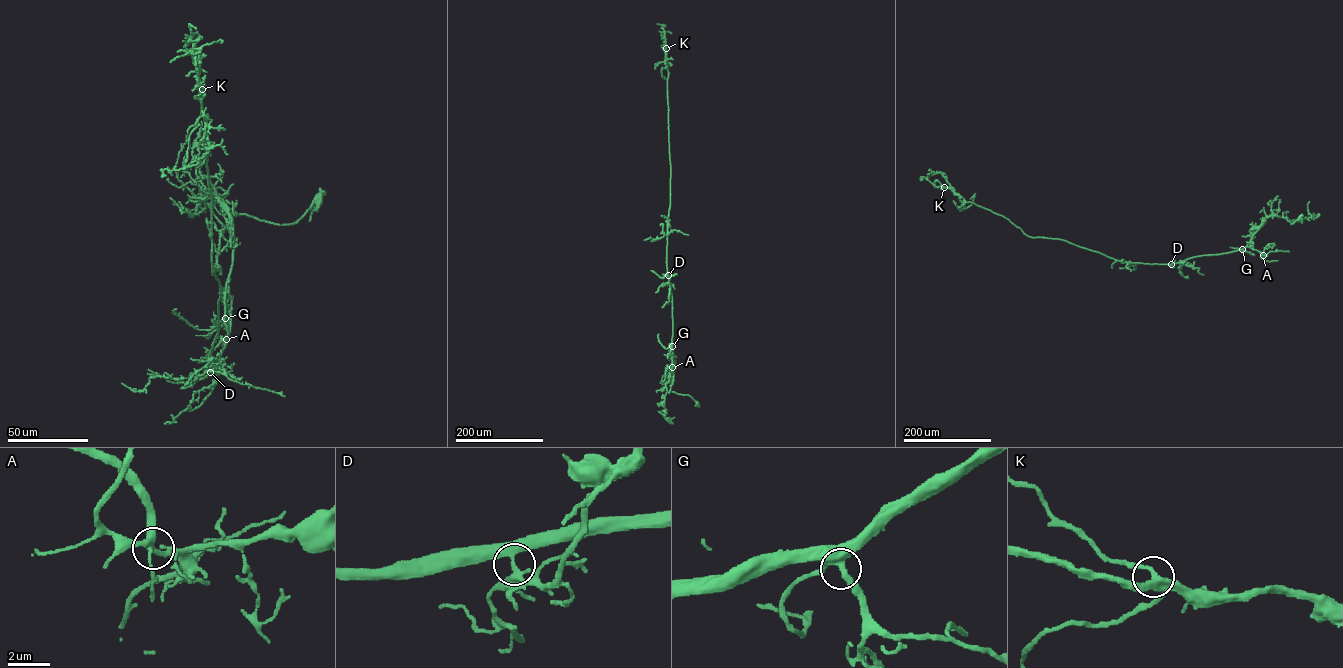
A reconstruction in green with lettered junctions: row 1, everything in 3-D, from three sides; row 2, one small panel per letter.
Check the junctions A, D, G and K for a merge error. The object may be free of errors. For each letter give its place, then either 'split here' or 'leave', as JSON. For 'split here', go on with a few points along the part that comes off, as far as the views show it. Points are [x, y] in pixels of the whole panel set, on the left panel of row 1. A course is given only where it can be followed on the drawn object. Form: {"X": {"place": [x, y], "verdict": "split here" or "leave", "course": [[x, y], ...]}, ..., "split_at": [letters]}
{"A": {"place": [226, 339], "verdict": "leave"}, "D": {"place": [210, 372], "verdict": "leave"}, "G": {"place": [225, 318], "verdict": "leave"}, "K": {"place": [202, 89], "verdict": "leave"}, "split_at": []}

